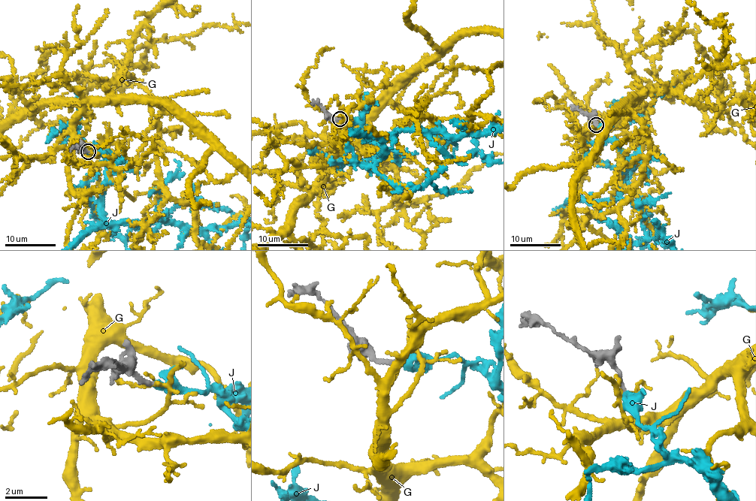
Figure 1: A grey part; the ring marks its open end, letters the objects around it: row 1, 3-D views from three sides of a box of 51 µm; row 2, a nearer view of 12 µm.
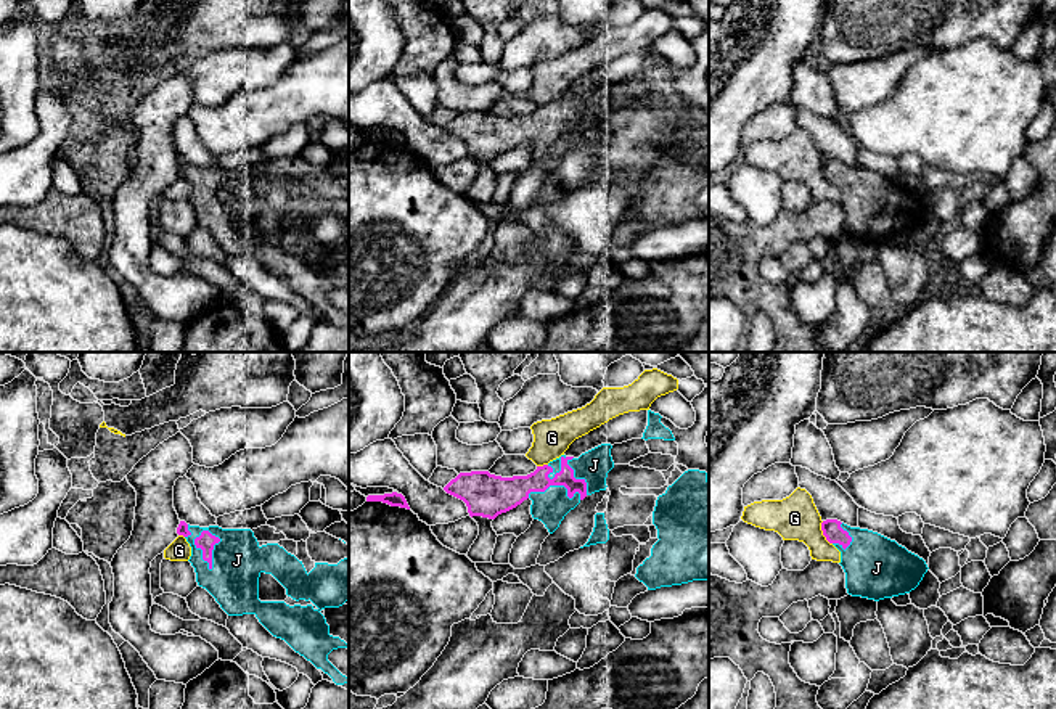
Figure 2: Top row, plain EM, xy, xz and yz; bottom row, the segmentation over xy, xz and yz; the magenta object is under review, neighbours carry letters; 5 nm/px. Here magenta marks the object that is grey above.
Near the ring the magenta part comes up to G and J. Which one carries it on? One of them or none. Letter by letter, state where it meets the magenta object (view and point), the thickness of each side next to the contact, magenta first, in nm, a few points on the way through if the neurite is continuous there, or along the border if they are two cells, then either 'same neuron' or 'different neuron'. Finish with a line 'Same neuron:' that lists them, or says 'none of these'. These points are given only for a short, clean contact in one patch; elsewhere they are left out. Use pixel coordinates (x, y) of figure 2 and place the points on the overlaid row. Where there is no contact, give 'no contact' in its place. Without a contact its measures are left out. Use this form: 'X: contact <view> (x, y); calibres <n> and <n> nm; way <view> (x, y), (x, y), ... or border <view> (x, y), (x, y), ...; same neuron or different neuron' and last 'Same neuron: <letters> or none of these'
G: contact yz (823, 532); calibres 100 and 220 nm; border yz (822, 521), (822, 534), (831, 544); different neuron
J: contact xz (568, 465); calibres 110 and 160 nm; same neuron
Same neuron: J

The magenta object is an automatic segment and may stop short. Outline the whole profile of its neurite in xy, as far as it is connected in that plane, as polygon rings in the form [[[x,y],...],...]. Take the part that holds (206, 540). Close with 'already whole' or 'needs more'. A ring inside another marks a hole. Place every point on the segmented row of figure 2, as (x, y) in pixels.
[[[180,521],[177,534],[191,547],[196,582],[228,616],[256,614],[260,547],[251,529],[199,527]]]; needs more

